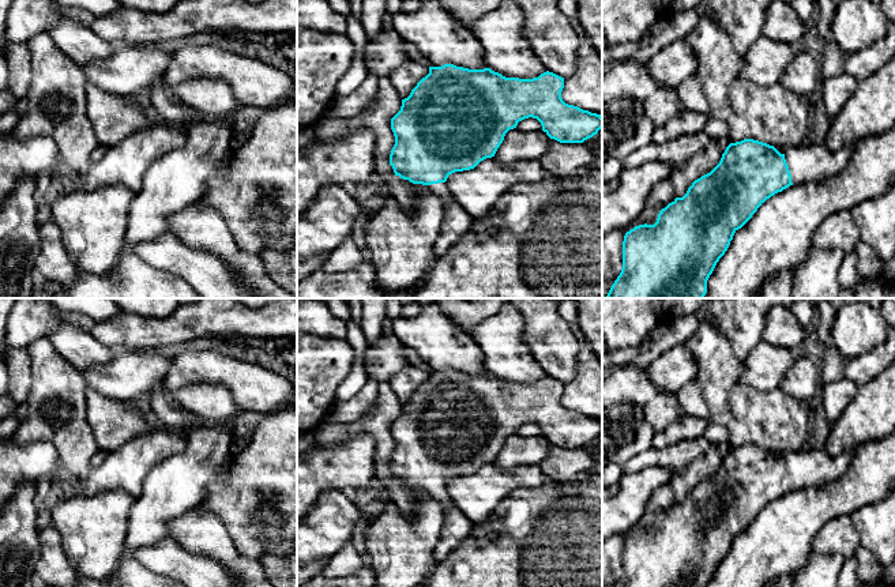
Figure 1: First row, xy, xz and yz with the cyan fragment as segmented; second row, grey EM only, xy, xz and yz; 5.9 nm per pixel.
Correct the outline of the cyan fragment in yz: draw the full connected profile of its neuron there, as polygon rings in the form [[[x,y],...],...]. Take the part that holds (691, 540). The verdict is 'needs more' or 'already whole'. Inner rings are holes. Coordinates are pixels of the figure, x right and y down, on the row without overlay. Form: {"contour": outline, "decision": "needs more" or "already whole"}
{"contour": [[[753,444],[730,448],[719,469],[695,485],[682,503],[662,513],[654,530],[639,530],[625,538],[623,573],[614,587],[707,587],[734,538],[767,504],[790,490],[819,488],[838,479],[855,451],[830,456],[826,448],[804,447],[781,459],[774,451]]], "decision": "needs more"}

